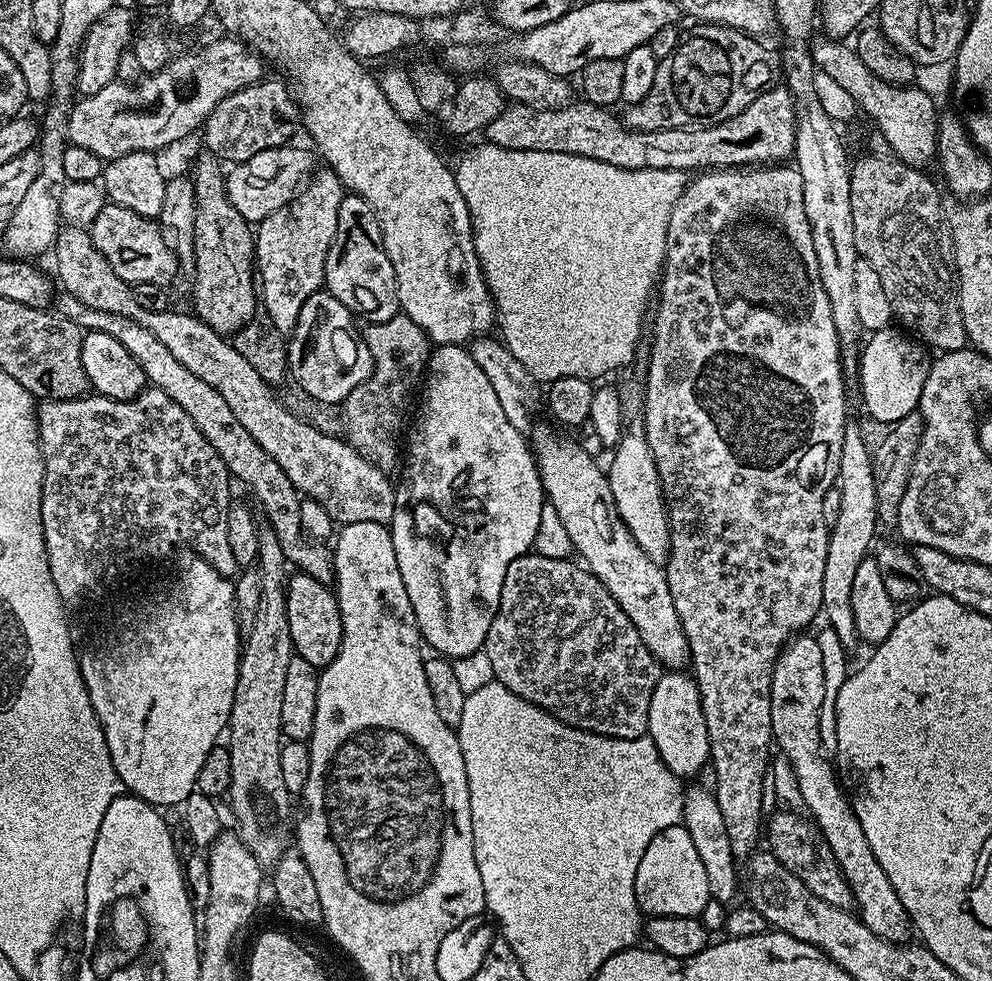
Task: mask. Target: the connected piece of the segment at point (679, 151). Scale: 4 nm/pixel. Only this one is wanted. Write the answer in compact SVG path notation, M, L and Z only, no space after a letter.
M773 86L768 91L763 92L758 98L754 98L754 102L750 102L750 106L746 106L742 112L734 112L730 118L726 118L717 124L711 124L709 128L671 128L670 130L654 130L653 132L639 132L625 125L623 119L619 115L615 116L615 111L609 110L607 107L590 104L587 102L569 102L560 108L532 108L530 105L509 103L502 110L502 114L498 114L498 118L494 118L494 122L490 122L486 129L487 143L497 144L499 148L509 148L510 150L542 150L543 152L557 152L558 154L574 154L582 158L594 158L598 162L606 162L610 166L618 166L626 170L642 170L643 168L653 168L654 170L678 170L685 174L695 173L697 170L732 170L737 166L764 166L769 162L784 162L784 160L793 155L796 151L796 102L792 99L792 93L784 86Z

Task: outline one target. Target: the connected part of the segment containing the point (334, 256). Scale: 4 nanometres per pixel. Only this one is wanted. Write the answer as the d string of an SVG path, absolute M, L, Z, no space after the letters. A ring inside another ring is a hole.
M345 195L343 202L341 202L338 206L338 230L334 234L334 242L330 246L330 250L326 254L326 266L324 267L324 288L334 298L338 298L338 302L342 302L347 308L352 309L353 313L355 313L357 317L365 316L363 319L370 324L390 322L390 318L394 318L400 312L400 299L398 298L398 290L396 289L396 275L394 274L394 266L390 266L390 258L384 249L384 235L380 229L380 223L376 217L375 210L373 210L370 206L370 202L366 202L358 195Z

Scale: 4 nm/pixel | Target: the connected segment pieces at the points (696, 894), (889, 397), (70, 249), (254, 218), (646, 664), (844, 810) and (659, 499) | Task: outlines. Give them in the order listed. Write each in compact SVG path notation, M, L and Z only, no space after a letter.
M672 825L650 838L650 846L646 846L646 854L642 854L642 862L634 878L634 894L641 913L649 917L701 915L712 895L702 858L698 858L698 849L684 825Z
M889 326L883 328L882 331L871 333L867 339L869 341L867 342L866 340L863 345L858 362L858 373L860 372L860 384L862 386L864 404L869 414L874 419L884 422L886 426L900 421L919 407L922 387L929 376L932 361L929 349L923 343L912 339L901 329L898 329L899 331L894 329L895 327Z
M64 226L56 233L54 253L56 252L55 279L65 293L78 302L86 302L86 306L94 306L94 310L106 310L106 314L118 314L122 318L130 318L138 322L138 326L146 326L190 374L202 378L226 402L230 410L246 426L246 431L278 466L286 473L286 478L294 482L294 486L307 499L322 502L322 508L330 518L340 526L354 522L374 522L391 525L394 506L396 505L396 484L388 481L389 473L383 468L374 466L366 458L356 453L348 441L339 435L331 436L304 420L299 420L282 401L276 400L273 389L238 354L231 339L216 332L206 322L202 322L195 314L175 310L155 312L146 310L136 297L135 287L127 284L106 262L106 258L94 246L91 231L84 226Z
M281 146L262 150L254 154L254 158L246 158L235 165L236 168L227 173L228 197L242 214L242 218L249 222L259 222L270 214L282 210L300 191L302 185L309 179L313 171L312 156L304 148Z
M529 554L514 558L514 562L510 562L510 570L506 570L506 578L502 582L498 610L494 614L494 622L490 622L490 630L483 646L483 651L487 652L490 658L495 679L514 694L518 694L518 698L546 710L557 720L569 724L571 728L581 728L599 736L609 736L615 740L633 740L639 736L646 736L650 718L650 694L654 694L654 686L658 686L662 666L652 657L650 650L646 650L646 642L642 642L642 634L638 634L634 622L626 616L622 606L618 606L618 602L606 590L606 586L602 586L598 577L593 576L587 568L579 563L571 564L570 561L559 560L556 556L536 555Z
M797 634L784 645L784 651L774 666L770 694L772 739L775 747L784 751L783 759L792 765L803 807L812 811L811 819L819 835L824 835L823 843L833 852L849 883L860 921L874 930L878 938L888 940L891 944L905 945L914 936L912 919L908 916L906 906L902 906L902 898L894 894L894 886L890 886L886 870L878 866L878 858L874 858L874 850L870 850L870 842L866 842L866 834L862 834L862 826L854 814L851 799L846 795L835 767L829 757L827 760L823 756L825 753L820 743L822 698L826 698L826 678L822 678L822 650L818 647L815 635Z
M629 427L611 453L612 465L607 465L606 475L614 502L622 522L630 530L634 542L655 564L663 565L668 559L671 527L668 523L668 506L664 503L662 482L658 478L658 466L654 454L650 454L647 434L643 427Z

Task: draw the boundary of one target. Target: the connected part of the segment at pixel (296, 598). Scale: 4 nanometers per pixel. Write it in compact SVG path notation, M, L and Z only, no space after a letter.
M297 571L286 580L286 618L290 626L292 650L295 655L306 658L310 666L323 670L340 652L342 642L342 618L335 591L329 585Z

